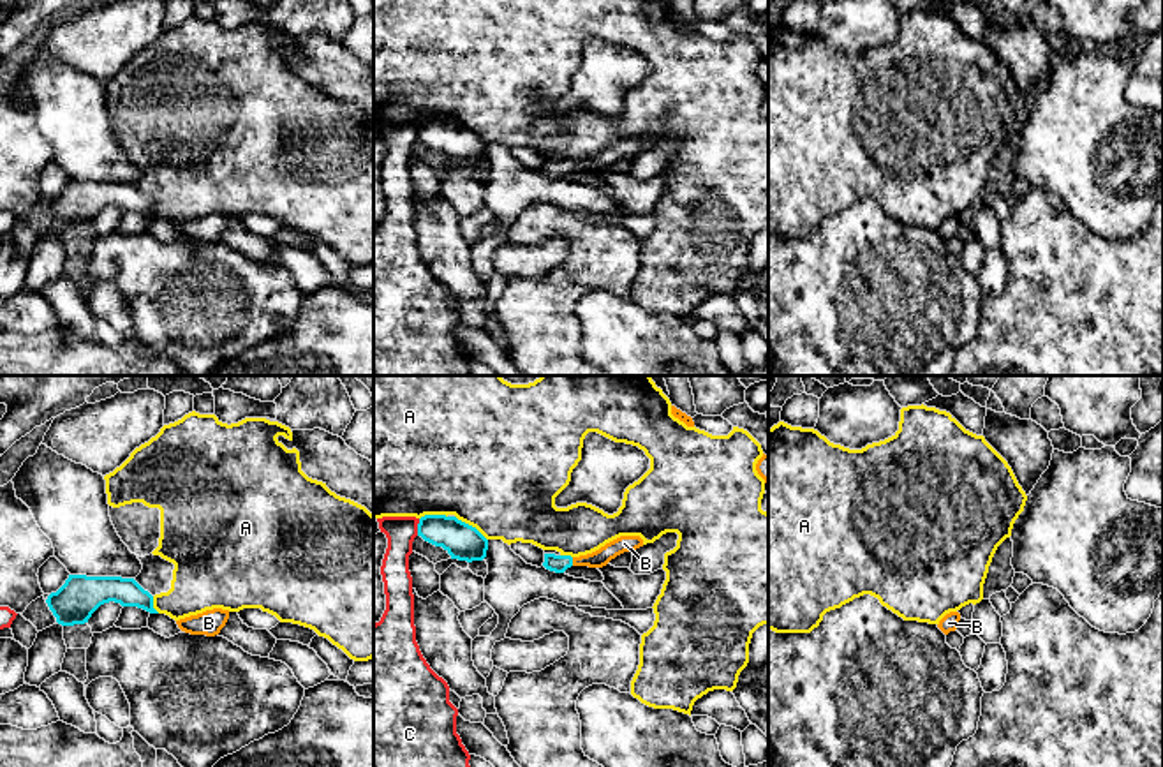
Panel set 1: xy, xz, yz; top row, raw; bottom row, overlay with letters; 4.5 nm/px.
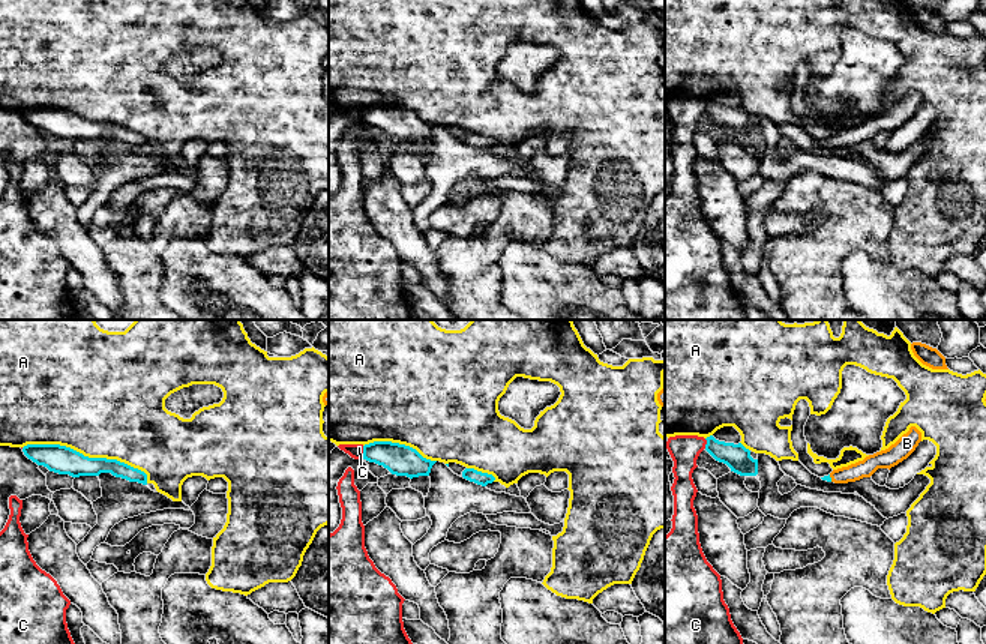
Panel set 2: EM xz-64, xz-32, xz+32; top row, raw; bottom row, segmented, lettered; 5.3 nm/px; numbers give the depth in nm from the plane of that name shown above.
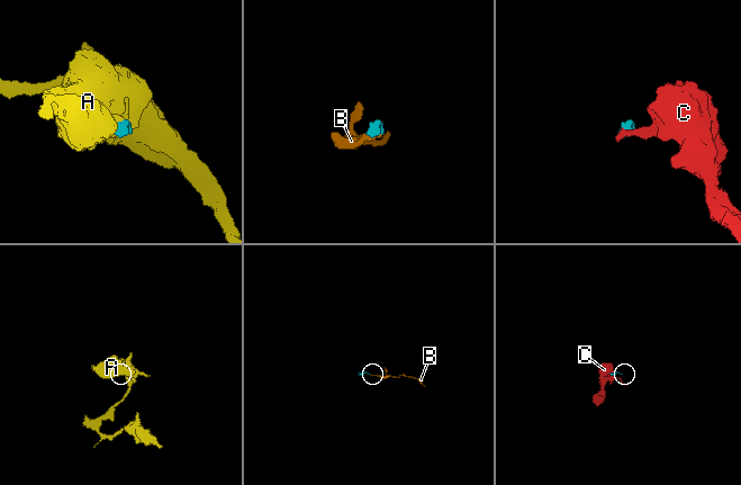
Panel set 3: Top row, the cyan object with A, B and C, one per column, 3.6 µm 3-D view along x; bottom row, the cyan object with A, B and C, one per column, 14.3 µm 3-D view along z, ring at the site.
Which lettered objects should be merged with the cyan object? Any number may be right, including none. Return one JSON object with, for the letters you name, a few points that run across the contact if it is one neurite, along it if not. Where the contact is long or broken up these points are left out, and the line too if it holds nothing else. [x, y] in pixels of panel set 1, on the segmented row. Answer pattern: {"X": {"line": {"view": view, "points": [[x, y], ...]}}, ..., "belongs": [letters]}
{"B": {"line": {"view": "xz", "points": [[554, 563], [571, 561], [598, 559], [610, 551]]}}, "belongs": ["B"]}

